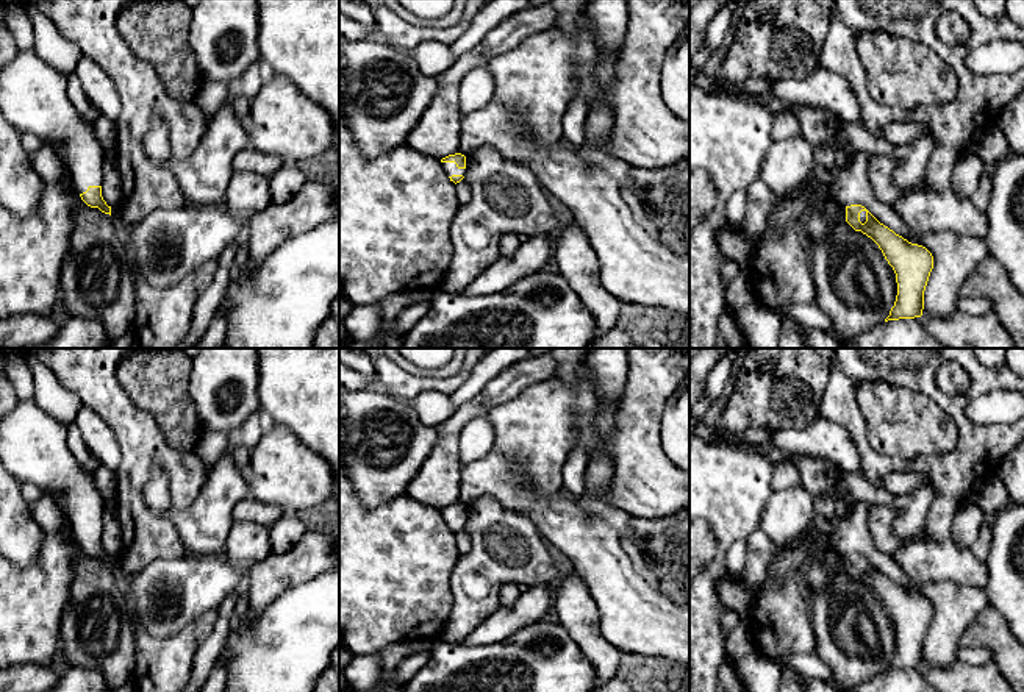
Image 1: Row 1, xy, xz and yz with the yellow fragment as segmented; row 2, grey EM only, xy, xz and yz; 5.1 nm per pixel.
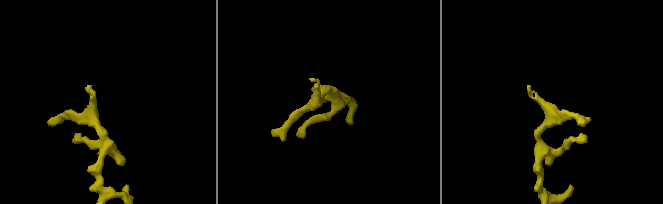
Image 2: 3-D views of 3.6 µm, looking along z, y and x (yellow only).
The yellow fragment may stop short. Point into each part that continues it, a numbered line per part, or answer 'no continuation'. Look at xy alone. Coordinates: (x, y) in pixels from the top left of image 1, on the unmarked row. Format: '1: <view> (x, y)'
1: xy (33, 445)

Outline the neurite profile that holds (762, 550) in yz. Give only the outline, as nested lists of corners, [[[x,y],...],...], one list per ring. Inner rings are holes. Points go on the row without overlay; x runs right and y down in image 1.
[[[755,531],[746,542],[747,561],[739,580],[752,589],[760,589],[763,586],[766,569],[782,547],[774,544],[763,531]]]

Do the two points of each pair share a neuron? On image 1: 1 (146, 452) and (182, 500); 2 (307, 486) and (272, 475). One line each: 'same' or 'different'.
1: same
2: same

